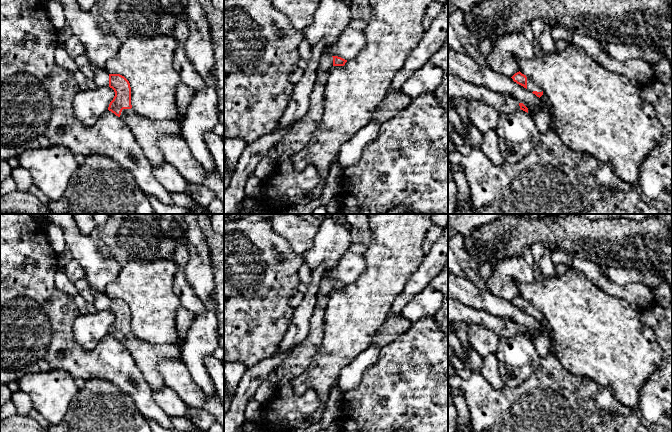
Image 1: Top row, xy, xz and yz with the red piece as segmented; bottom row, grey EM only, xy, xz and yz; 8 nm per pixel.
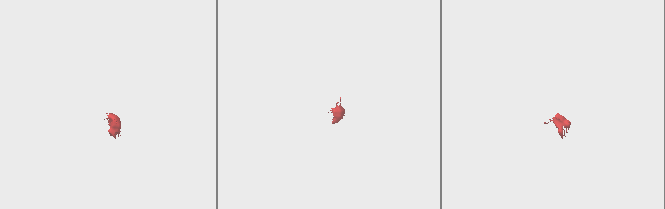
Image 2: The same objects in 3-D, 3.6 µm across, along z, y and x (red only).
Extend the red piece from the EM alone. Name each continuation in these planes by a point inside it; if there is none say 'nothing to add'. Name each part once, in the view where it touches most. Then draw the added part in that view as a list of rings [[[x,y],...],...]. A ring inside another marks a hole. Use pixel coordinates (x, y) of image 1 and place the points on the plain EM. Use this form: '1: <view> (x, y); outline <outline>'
1: xy (101, 301); outline [[[91,289],[91,291],[94,296],[92,305],[95,307],[96,311],[109,311],[109,297],[96,289]]]
2: xy (147, 356); outline [[[123,333],[120,339],[123,347],[131,354],[153,391],[165,387],[164,379],[158,371],[158,363],[165,358],[180,359],[181,344],[152,345],[131,333]]]

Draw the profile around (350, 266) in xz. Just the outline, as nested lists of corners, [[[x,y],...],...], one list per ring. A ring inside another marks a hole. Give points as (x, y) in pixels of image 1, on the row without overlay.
[[[347,251],[334,268],[324,273],[323,278],[351,284],[360,277],[365,268],[366,263],[363,254]]]

